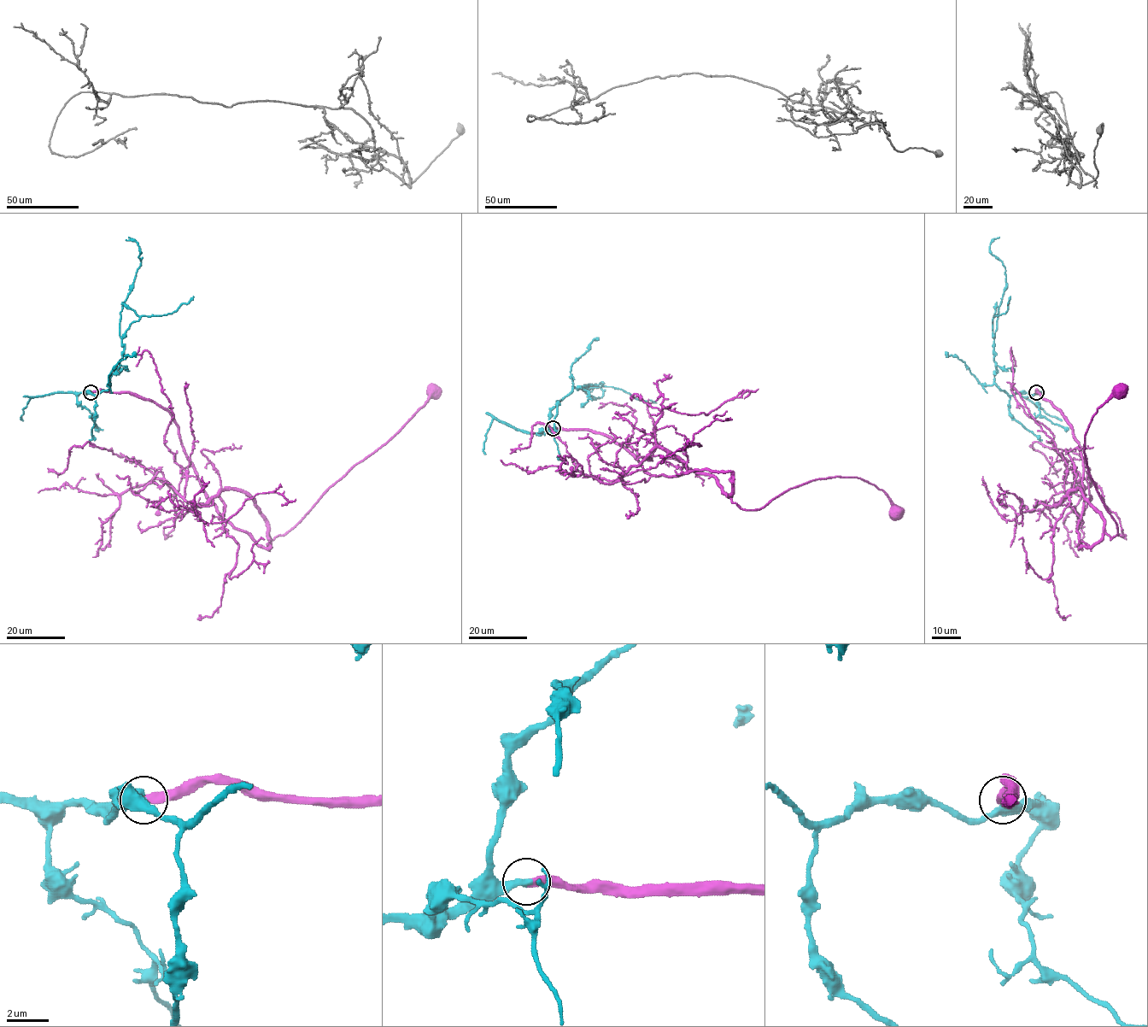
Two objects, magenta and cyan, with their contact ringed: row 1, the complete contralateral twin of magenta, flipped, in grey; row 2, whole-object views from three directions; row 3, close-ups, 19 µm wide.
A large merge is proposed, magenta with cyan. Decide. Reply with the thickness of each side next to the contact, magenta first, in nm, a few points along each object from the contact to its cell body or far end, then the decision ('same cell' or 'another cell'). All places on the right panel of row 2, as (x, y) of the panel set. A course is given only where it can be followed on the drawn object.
400/400 nm | magenta via (1036, 392), (1062, 413), (1082, 455), (1079, 548), (1117, 535), (1087, 469), (1084, 435), (1097, 409), (1119, 392) | cyan via (1036, 392), (1009, 395), (994, 382), (998, 307), (1006, 286), (1005, 269), (989, 247), (999, 237) | same cell

